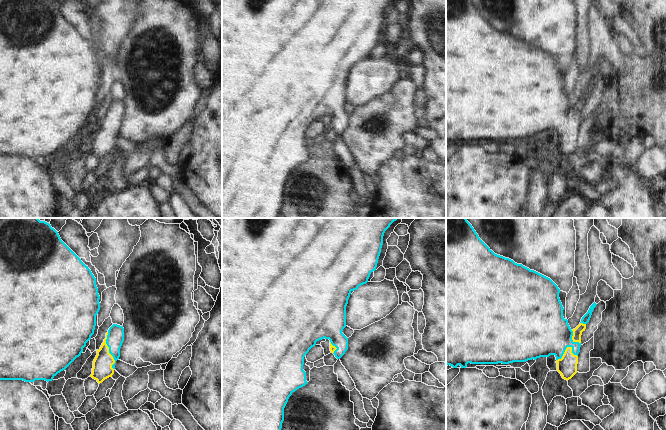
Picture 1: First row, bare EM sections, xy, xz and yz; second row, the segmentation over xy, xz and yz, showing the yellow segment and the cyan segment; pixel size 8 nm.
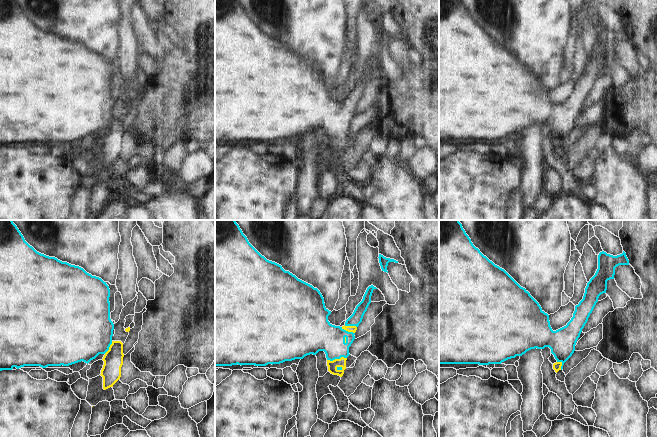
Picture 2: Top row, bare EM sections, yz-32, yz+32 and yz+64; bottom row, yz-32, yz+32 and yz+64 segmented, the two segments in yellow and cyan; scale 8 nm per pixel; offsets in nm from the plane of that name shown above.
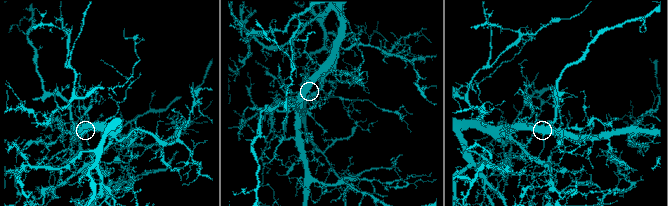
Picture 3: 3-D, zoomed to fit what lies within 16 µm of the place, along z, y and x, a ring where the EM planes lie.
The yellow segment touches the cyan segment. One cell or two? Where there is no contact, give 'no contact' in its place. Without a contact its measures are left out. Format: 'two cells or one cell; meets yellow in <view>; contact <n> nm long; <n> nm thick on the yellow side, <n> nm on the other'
one cell; meets yellow in xy; contact 300 nm long; 160 nm thick on the yellow side, 140 nm on the other

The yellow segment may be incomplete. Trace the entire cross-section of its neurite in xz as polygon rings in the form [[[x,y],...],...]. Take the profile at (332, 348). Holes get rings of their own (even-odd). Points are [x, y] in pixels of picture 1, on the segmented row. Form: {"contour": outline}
{"contour": [[[222,218],[222,430],[281,430],[284,421],[284,408],[289,397],[297,389],[305,386],[306,372],[303,370],[304,357],[322,339],[330,340],[330,351],[340,359],[348,349],[348,338],[342,333],[346,327],[346,306],[352,291],[366,284],[370,274],[376,270],[383,245],[383,236],[390,225],[398,218]]]}

